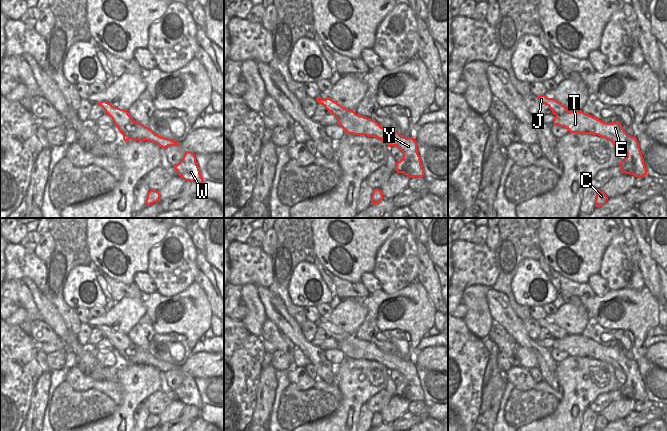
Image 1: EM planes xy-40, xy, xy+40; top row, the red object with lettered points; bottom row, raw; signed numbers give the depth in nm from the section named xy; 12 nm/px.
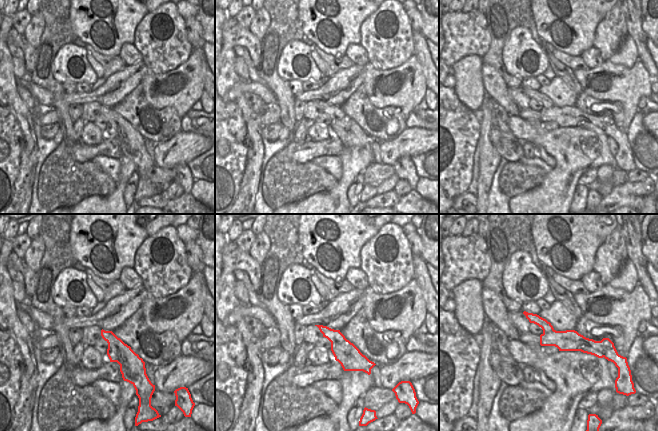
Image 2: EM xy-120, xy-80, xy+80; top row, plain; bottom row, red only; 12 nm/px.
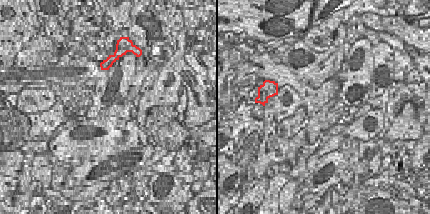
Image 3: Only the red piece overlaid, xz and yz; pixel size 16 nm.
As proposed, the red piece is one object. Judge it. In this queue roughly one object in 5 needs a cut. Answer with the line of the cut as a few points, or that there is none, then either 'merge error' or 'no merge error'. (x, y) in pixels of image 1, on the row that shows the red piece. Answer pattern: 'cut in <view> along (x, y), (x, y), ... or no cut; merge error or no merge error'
cut in xy-40 along (131, 121), (127, 126), (127, 130), (129, 135), (135, 140); merge error

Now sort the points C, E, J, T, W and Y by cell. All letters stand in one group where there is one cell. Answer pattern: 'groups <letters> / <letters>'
groups C J / E T W Y

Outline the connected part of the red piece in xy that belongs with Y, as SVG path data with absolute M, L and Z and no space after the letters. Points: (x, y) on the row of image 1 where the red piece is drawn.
M351 111L344 118L338 119L337 124L341 126L347 134L375 137L384 141L388 147L398 147L403 154L403 158L396 162L396 171L410 178L424 176L424 169L417 152L418 144L414 138L406 138L394 130L385 129L376 121L358 115L355 111Z

